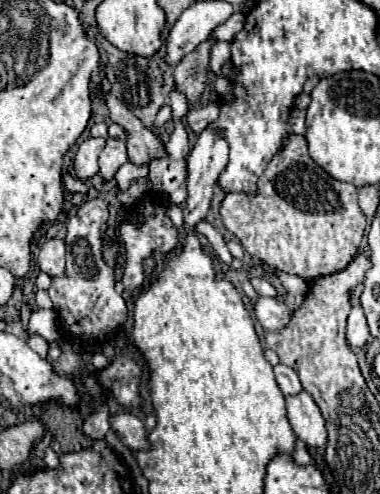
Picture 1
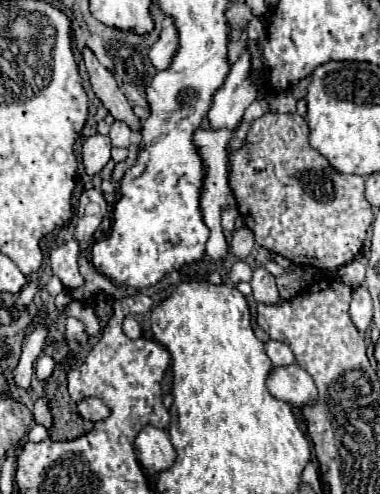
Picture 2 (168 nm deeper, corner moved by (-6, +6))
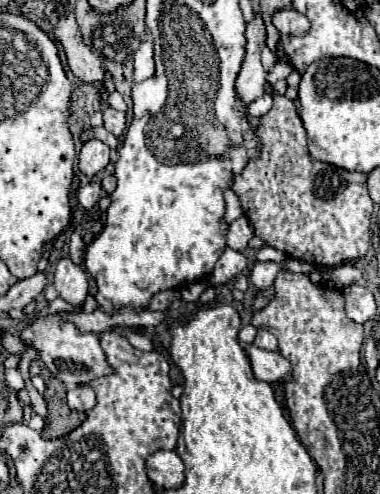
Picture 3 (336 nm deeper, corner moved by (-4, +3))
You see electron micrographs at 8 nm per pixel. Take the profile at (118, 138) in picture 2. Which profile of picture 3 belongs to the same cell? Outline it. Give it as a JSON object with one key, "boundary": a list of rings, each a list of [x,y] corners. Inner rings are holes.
{"boundary":[[[111,107],[103,109],[103,127],[111,131],[115,137],[121,137],[125,131],[125,113],[115,111]]]}

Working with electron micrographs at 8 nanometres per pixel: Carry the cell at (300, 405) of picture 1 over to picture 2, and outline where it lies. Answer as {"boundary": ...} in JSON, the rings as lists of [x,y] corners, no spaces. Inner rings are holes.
{"boundary":[[[297,364],[273,368],[267,384],[269,384],[269,392],[277,400],[283,400],[295,408],[313,406],[317,402],[317,388],[313,378]]]}

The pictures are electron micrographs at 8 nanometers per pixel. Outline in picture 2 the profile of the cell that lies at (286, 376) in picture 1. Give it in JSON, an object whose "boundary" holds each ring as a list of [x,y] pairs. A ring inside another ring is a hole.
{"boundary":[[[269,340],[265,344],[265,350],[267,350],[267,356],[271,358],[273,366],[277,366],[277,368],[279,366],[291,366],[291,364],[295,364],[295,356],[293,356],[291,348],[287,344],[283,344],[283,342]]]}

